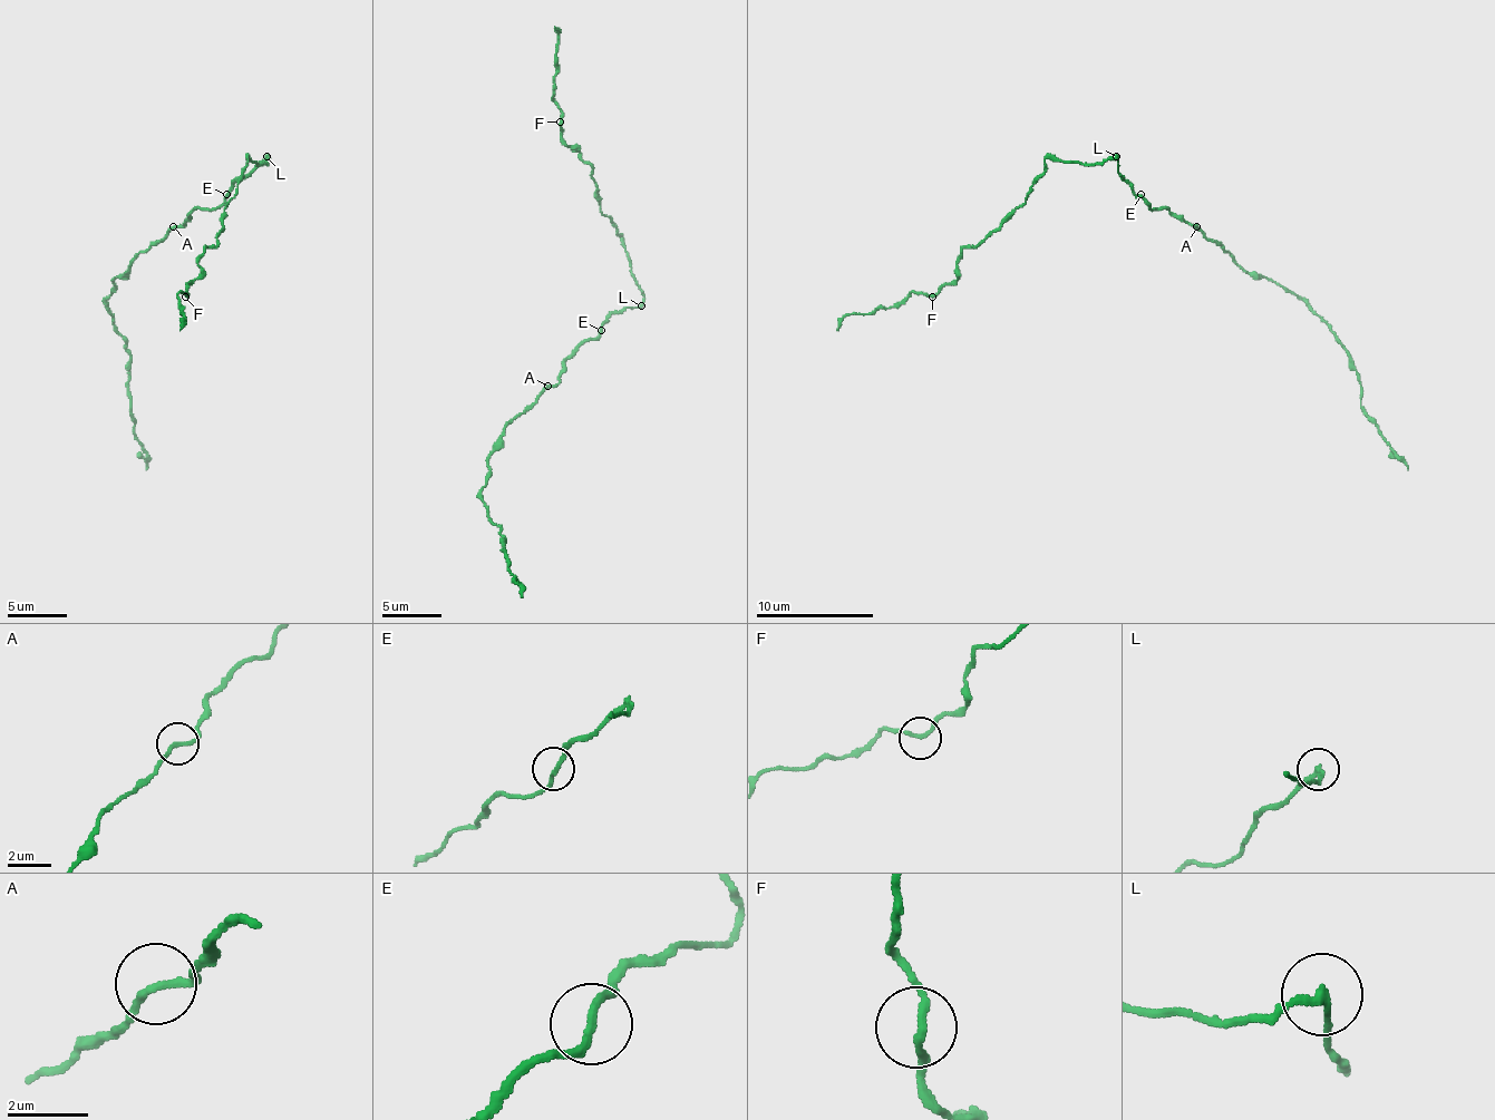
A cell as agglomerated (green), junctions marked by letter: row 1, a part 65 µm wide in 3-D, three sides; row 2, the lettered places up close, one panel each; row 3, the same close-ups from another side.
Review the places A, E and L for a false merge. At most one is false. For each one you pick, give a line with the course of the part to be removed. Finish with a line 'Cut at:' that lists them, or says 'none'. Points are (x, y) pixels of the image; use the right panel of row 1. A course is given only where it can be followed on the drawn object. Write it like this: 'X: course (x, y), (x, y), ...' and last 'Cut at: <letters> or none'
L: course (1117, 156), (1087, 165), (1047, 158), (1022, 203), (961, 250), (949, 285), (846, 314), (837, 329)
Cut at: L

